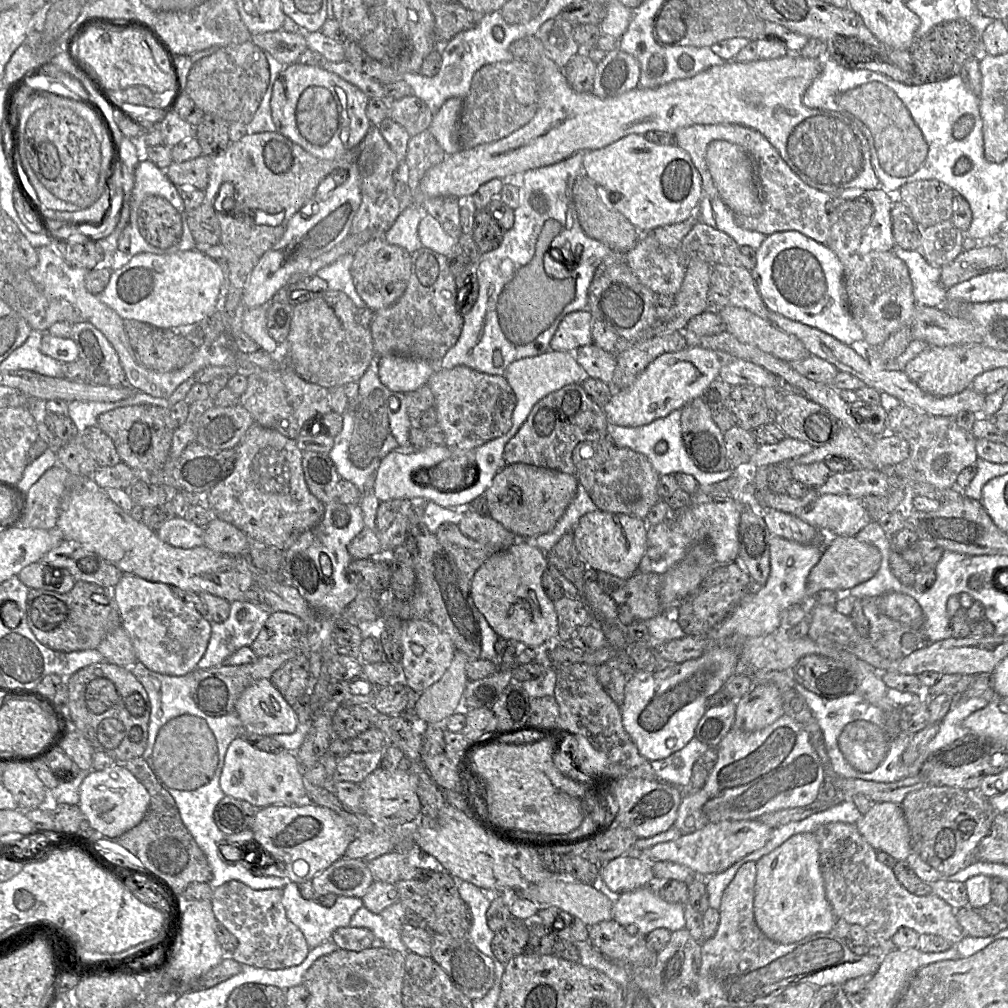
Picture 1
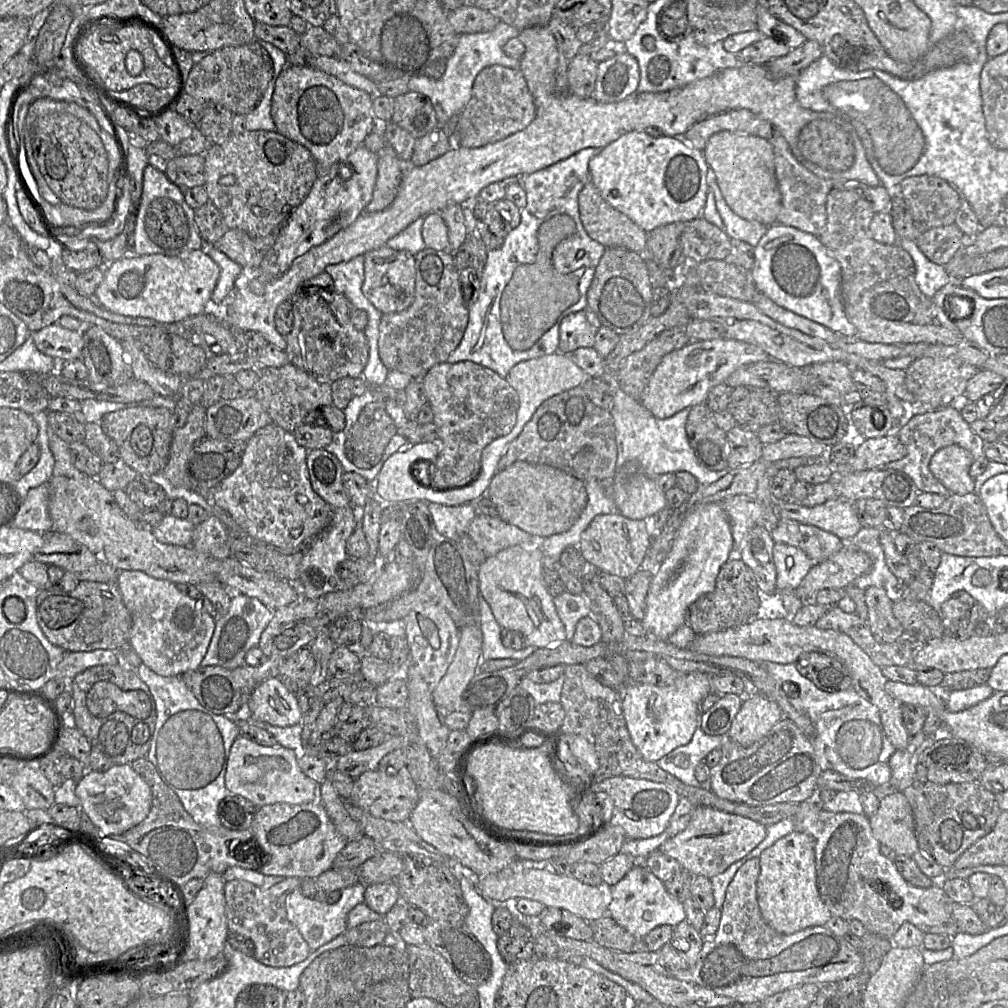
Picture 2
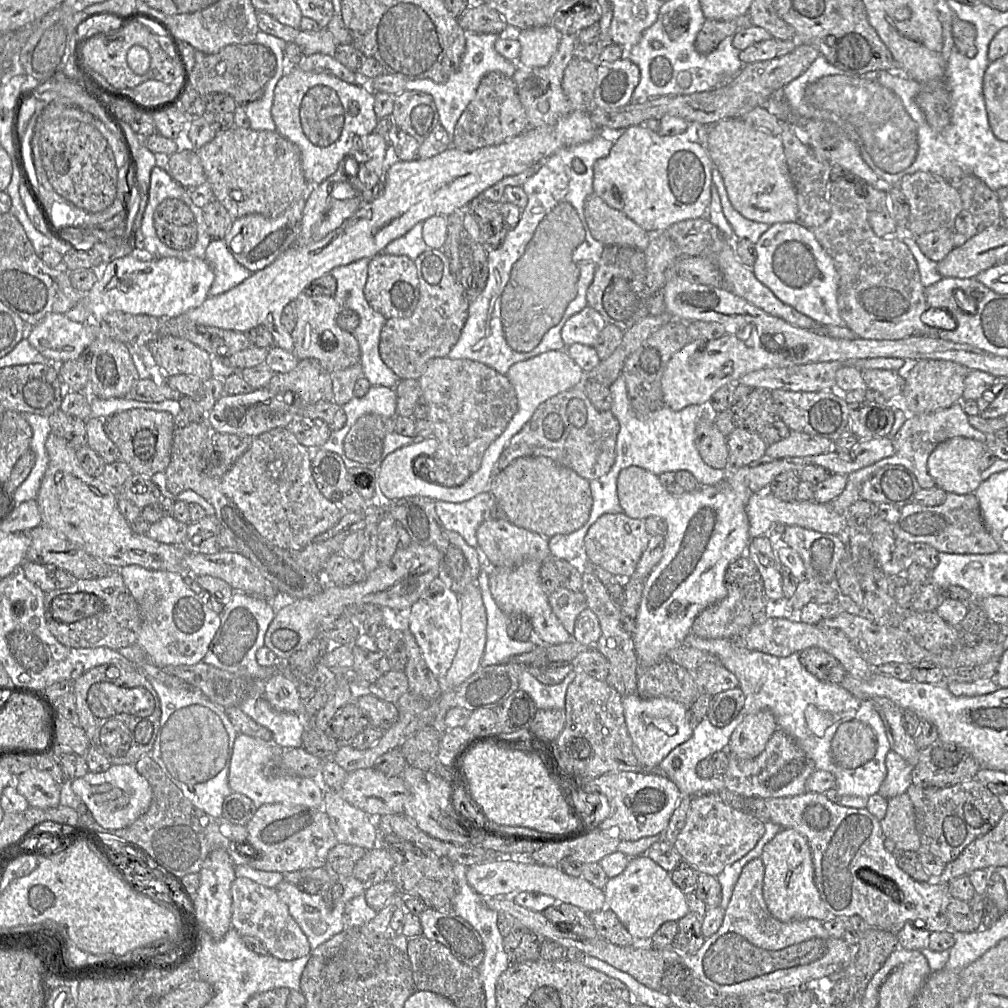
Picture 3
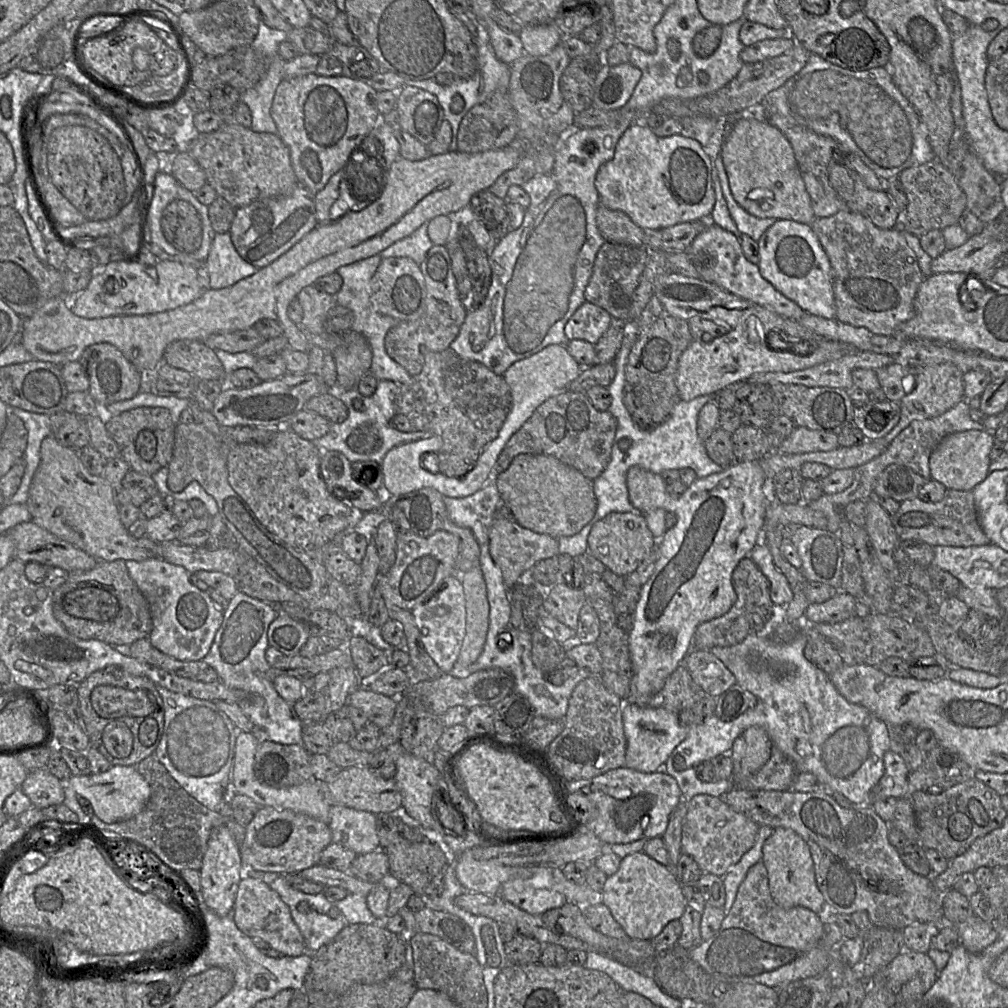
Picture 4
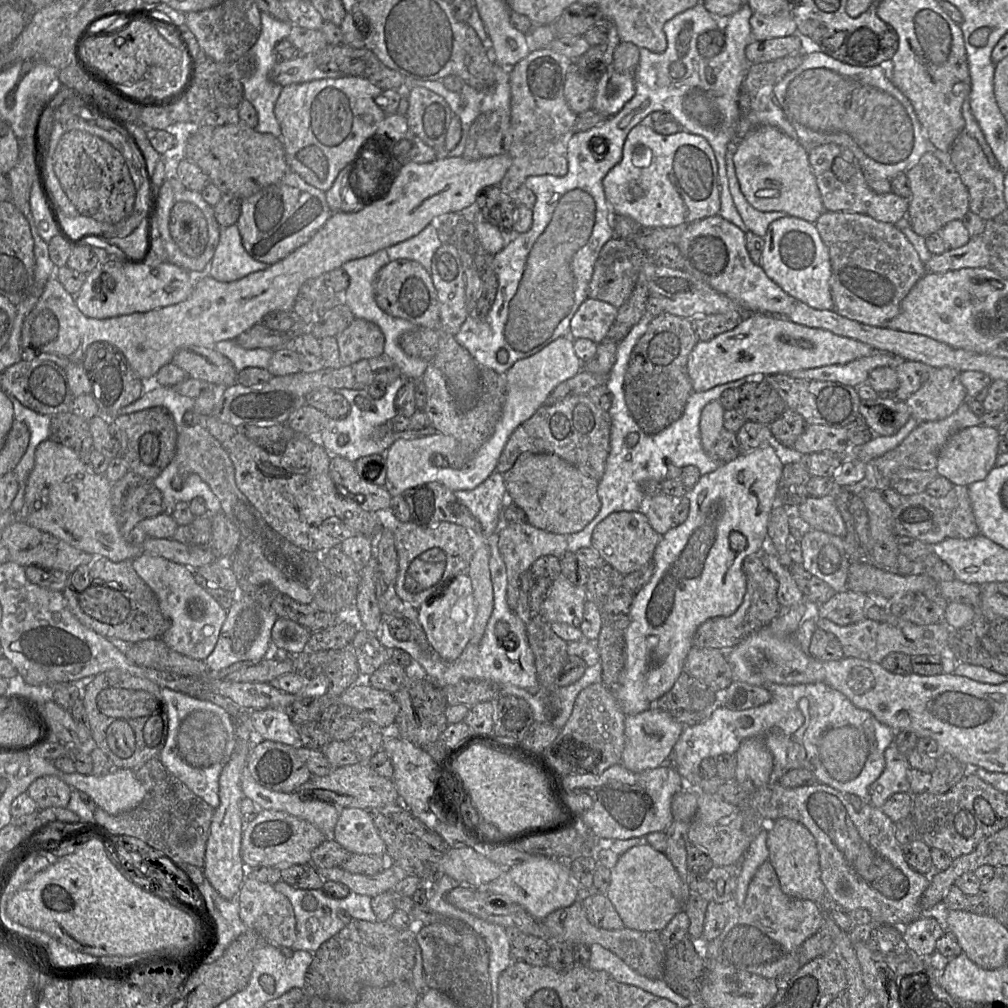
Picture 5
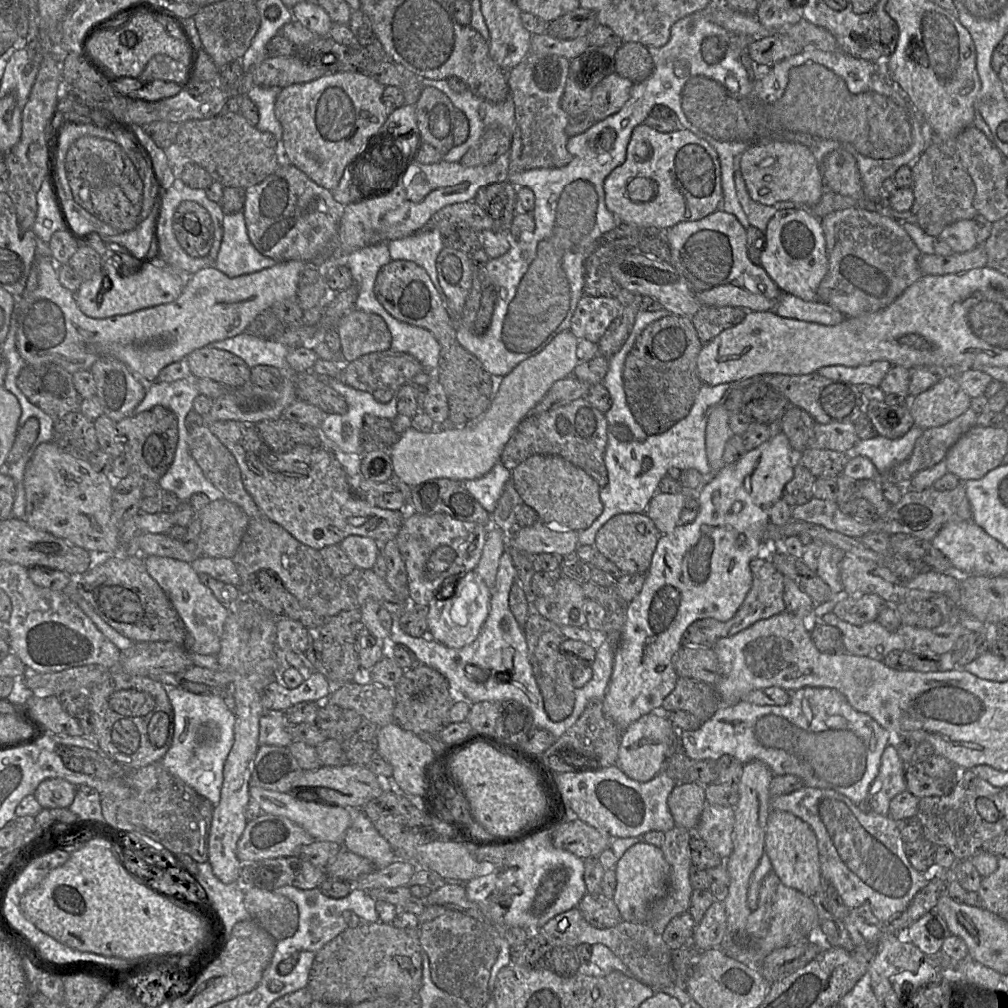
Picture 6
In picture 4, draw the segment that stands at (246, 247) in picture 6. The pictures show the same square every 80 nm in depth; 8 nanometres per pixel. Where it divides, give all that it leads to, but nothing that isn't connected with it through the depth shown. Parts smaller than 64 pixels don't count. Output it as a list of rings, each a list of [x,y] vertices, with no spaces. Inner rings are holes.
[[[229,232],[216,233],[203,269],[205,287],[226,288],[257,271],[238,254]]]

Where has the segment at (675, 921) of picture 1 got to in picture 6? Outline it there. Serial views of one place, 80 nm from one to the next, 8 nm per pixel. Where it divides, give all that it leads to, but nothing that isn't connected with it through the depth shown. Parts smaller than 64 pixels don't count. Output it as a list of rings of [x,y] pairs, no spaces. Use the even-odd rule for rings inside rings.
[[[645,842],[637,843],[626,850],[615,865],[616,889],[612,897],[623,921],[645,923],[650,905],[666,894],[670,866],[661,848]]]

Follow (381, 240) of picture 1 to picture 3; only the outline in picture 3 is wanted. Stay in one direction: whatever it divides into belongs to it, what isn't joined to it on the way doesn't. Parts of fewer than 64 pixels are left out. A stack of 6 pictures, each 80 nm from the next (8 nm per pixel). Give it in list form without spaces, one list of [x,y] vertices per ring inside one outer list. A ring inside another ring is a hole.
[[[379,253],[371,258],[364,294],[369,304],[387,319],[410,317],[419,301],[419,279],[412,259],[403,255]]]

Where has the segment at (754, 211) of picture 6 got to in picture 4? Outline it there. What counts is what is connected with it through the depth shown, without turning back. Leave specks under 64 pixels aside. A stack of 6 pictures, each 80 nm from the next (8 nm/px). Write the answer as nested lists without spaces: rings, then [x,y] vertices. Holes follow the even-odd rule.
[[[720,155],[716,158],[716,161],[713,161],[712,169],[715,169],[717,172],[723,197],[726,201],[730,216],[735,222],[737,229],[741,234],[748,235],[753,240],[758,241],[762,234],[777,220],[774,218],[757,218],[746,212],[734,200]]]

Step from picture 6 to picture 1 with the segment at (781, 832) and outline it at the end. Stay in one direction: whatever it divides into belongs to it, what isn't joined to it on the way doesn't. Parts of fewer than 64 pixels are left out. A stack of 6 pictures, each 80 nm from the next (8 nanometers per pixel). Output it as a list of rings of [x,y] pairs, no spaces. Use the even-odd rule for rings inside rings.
[[[813,832],[798,833],[756,862],[754,916],[757,925],[769,939],[791,944],[816,933],[832,931],[834,913],[825,893],[819,850],[819,841]]]

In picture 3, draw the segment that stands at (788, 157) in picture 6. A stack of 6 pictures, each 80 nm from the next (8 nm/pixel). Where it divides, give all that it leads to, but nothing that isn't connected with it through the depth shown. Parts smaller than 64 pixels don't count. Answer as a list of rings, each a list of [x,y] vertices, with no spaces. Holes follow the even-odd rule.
[[[742,118],[720,121],[708,129],[705,148],[722,175],[729,200],[746,219],[773,225],[798,222],[798,204],[781,139]]]

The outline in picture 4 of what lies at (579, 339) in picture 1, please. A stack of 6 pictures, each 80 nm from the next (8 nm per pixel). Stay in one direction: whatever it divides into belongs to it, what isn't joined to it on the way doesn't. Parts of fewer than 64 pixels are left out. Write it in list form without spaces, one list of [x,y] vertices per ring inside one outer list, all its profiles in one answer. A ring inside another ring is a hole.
[[[585,301],[564,327],[569,340],[580,339],[595,345],[612,323],[612,316],[603,308]]]

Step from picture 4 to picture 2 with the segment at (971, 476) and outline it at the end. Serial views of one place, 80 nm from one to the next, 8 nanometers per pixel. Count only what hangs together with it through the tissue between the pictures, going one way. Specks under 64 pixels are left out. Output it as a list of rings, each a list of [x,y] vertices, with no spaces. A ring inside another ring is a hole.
[[[957,445],[938,450],[931,458],[929,468],[951,494],[965,495],[974,492],[975,479],[969,474],[974,462],[972,454]]]

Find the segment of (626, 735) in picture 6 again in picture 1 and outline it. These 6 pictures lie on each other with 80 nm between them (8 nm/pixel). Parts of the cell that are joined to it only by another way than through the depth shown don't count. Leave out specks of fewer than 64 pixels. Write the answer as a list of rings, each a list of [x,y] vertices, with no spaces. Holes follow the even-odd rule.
[[[712,647],[696,659],[627,678],[621,705],[622,723],[638,751],[649,761],[682,749],[694,736],[708,698],[735,674],[739,653],[733,647]]]

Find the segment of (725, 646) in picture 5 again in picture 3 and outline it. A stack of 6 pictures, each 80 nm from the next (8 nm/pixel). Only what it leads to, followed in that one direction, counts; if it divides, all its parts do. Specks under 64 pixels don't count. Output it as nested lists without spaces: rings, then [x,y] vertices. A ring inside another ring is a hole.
[[[747,555],[734,560],[724,577],[727,595],[706,607],[695,618],[691,633],[705,639],[737,639],[771,614],[771,601],[766,597],[761,575]]]

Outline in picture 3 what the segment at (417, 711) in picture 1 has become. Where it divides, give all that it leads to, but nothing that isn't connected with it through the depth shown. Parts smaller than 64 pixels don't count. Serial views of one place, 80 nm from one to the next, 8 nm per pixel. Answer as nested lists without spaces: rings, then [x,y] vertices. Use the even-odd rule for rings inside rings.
[[[477,583],[469,584],[460,594],[461,634],[458,650],[452,665],[442,679],[442,692],[445,689],[454,689],[462,684],[480,668],[486,645],[487,616],[482,594]]]

